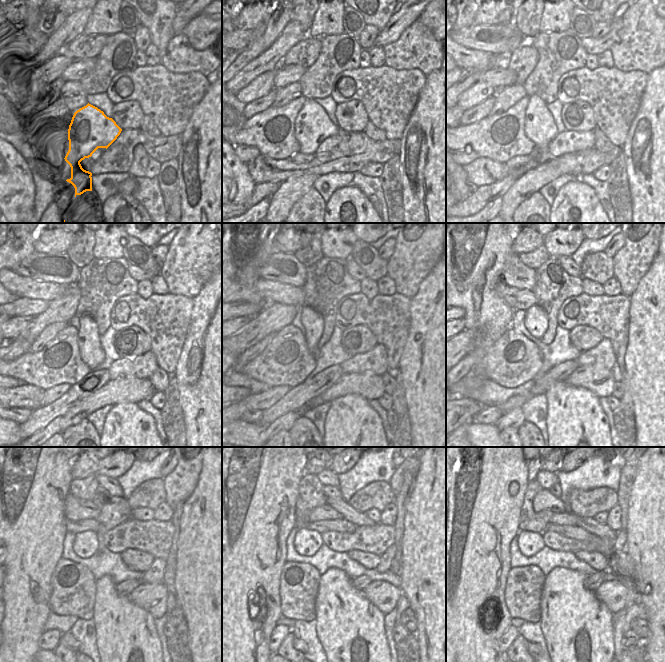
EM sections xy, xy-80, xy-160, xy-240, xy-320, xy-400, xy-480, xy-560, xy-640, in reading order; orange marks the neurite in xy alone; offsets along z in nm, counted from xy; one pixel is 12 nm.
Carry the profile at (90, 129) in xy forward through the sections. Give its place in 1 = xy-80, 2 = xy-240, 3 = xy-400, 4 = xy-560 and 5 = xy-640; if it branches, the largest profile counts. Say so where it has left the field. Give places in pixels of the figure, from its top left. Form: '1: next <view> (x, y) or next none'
1: next xy-80 (312, 125)
2: next xy-240 (88, 338)
3: next xy-400 (536, 319)
4: next xy-560 (307, 542)
5: next xy-640 (530, 543)

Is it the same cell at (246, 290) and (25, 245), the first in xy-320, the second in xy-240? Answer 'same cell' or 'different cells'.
same cell

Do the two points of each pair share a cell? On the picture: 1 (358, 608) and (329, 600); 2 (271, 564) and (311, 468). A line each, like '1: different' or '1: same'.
1: same
2: different

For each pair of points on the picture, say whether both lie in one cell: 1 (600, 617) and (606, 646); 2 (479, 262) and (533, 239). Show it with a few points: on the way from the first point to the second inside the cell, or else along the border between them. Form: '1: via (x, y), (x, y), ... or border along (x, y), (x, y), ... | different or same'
1: via (600, 624), (600, 639) | same
2: border along (519, 233), (512, 245), (512, 252) | different

